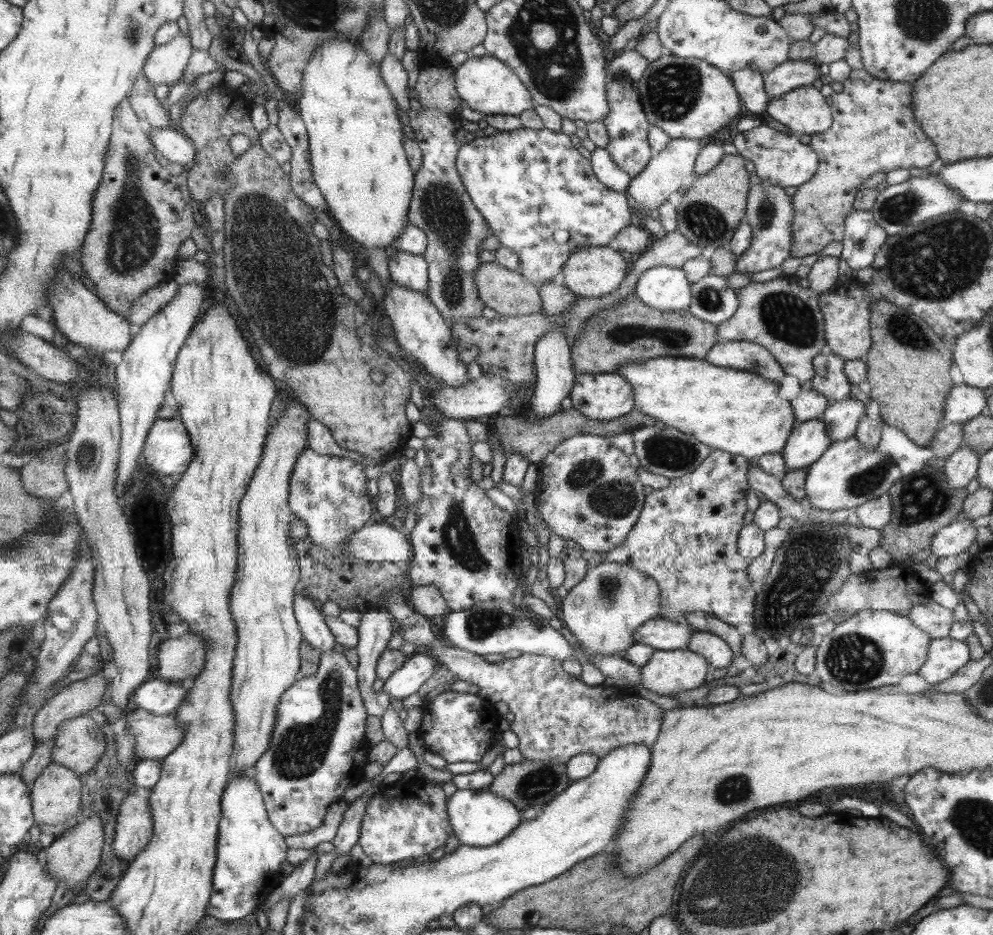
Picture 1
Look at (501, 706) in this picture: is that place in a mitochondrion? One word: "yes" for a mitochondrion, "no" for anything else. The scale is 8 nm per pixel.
no

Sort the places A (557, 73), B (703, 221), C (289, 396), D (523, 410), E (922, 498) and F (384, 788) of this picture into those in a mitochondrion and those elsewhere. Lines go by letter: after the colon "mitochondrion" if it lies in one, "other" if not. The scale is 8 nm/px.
A: mitochondrion
B: mitochondrion
C: other
D: other
E: mitochondrion
F: other

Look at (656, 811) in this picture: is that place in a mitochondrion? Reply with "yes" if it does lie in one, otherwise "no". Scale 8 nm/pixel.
no

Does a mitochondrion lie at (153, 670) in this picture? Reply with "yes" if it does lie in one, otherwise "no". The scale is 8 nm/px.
no

